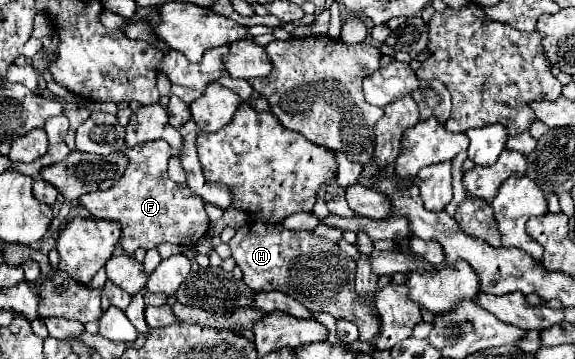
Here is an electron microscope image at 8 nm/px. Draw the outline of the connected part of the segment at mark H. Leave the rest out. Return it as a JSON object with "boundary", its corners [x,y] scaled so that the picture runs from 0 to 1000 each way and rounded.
{"boundary":[[[447,616],[416,632],[398,688],[402,716],[423,755],[423,783],[440,811],[489,811],[527,844],[534,861],[614,894],[624,911],[628,955],[652,944],[659,928],[652,866],[617,827],[617,727],[593,699],[586,677],[551,660],[544,643],[503,643],[489,627]]]}

